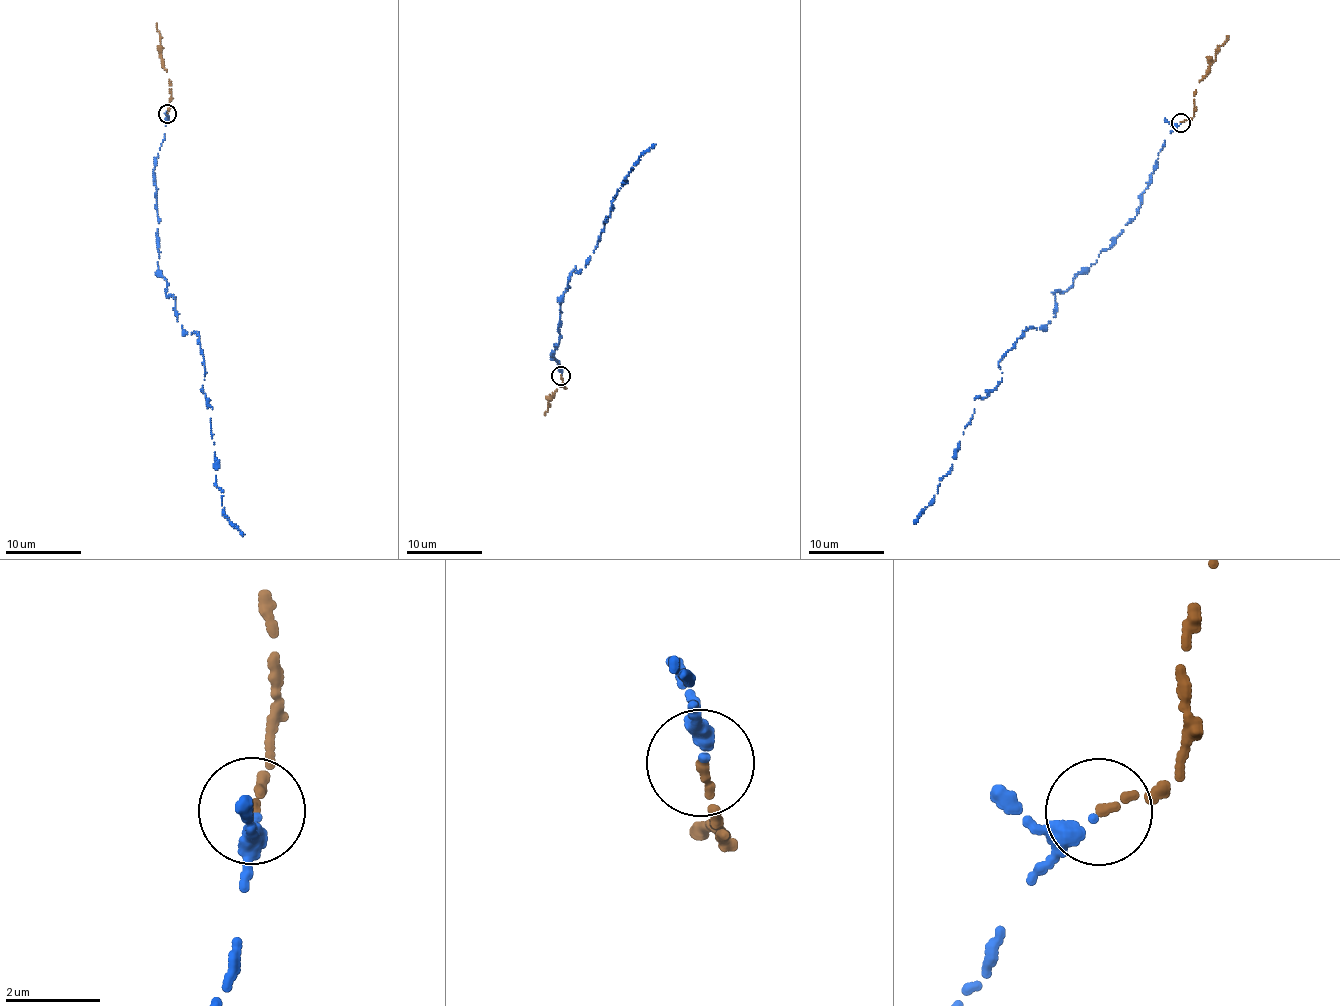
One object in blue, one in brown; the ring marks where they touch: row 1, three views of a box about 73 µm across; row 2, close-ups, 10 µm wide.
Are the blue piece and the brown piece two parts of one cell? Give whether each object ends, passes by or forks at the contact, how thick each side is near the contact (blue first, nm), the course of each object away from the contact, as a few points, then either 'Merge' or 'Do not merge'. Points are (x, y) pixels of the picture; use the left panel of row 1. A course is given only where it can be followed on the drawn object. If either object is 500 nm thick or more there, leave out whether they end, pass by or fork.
At the ring blue passes by. At the ring brown ends. Thickness 240 nm (blue) against 180 nm. Course of blue: (168, 115), (153, 171), (158, 266), (182, 329), (196, 333), (221, 505), (244, 534). Course of brown: (168, 113), (169, 81), (162, 63), (156, 23). Merge

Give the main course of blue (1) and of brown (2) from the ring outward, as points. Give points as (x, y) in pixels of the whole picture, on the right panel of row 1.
1: (1180, 124), (1138, 213), (1055, 294), (1046, 325), (1002, 357), (1001, 380), (974, 400), (952, 468), (914, 522)
2: (1180, 122), (1194, 116), (1194, 92), (1215, 59), (1215, 51), (1228, 36)

